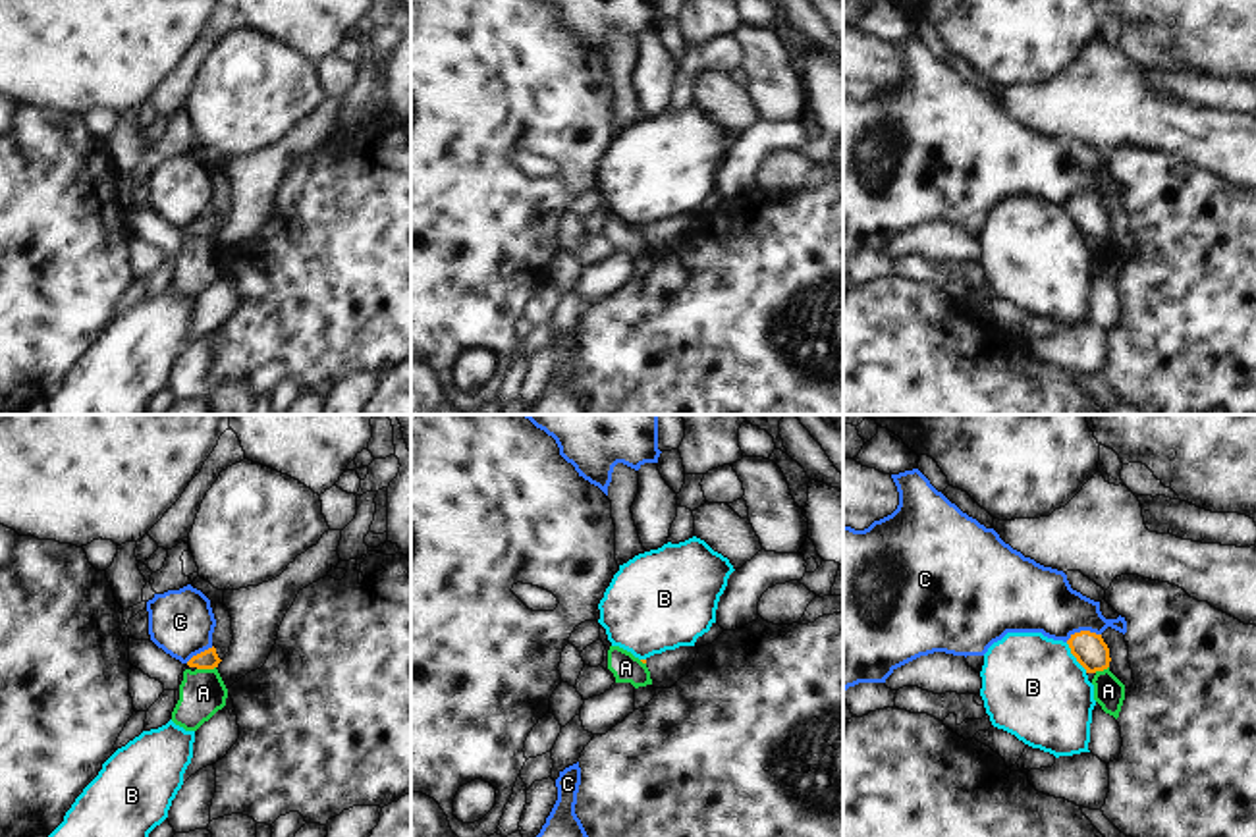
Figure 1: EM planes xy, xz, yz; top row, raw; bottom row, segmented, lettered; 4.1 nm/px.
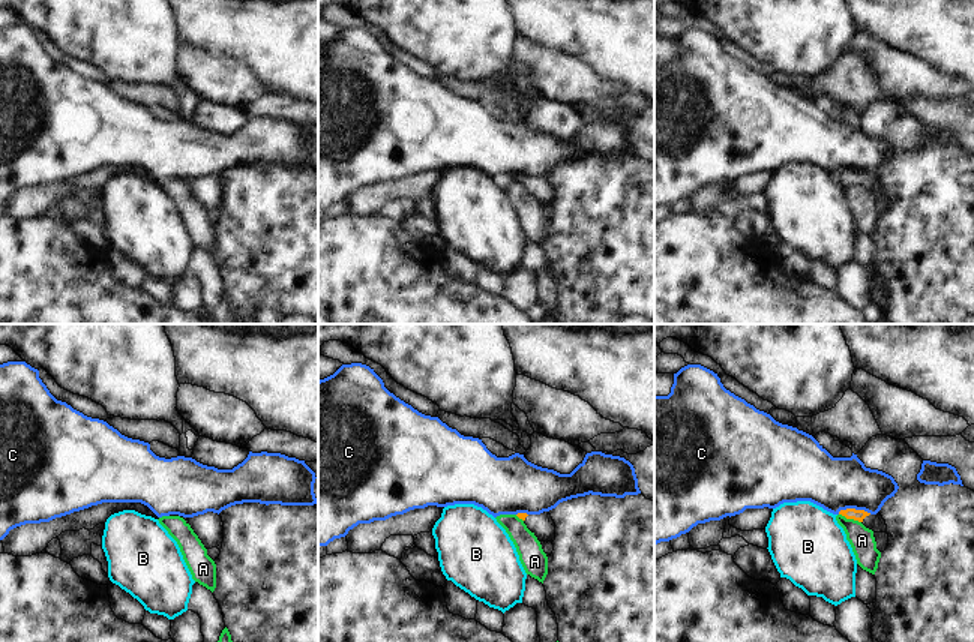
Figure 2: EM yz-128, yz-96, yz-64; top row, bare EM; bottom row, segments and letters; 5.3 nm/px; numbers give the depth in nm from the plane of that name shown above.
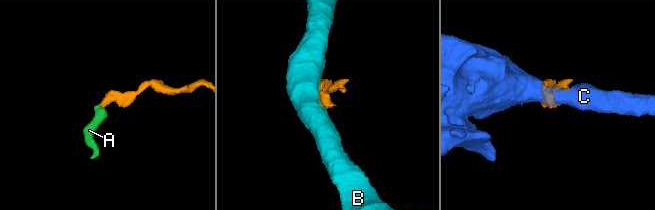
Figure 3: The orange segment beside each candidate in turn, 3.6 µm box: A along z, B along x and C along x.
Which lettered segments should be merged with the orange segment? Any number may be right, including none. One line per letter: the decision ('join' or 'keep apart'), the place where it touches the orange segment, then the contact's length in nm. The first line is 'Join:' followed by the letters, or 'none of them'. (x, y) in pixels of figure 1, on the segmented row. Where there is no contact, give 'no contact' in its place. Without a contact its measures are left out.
Join: none of them
A: keep apart; contact xy (205, 668); length 80 nm
B: keep apart; contact yz (1075, 656); length 160 nm
C: keep apart; contact yz (1083, 631); length 160 nm

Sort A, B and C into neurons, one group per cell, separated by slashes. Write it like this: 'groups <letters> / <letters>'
groups A / B / C

